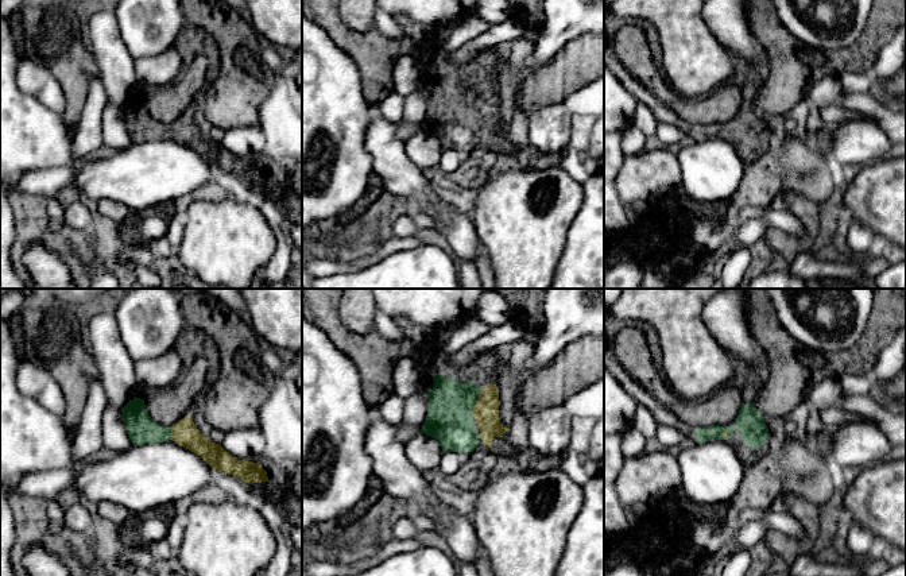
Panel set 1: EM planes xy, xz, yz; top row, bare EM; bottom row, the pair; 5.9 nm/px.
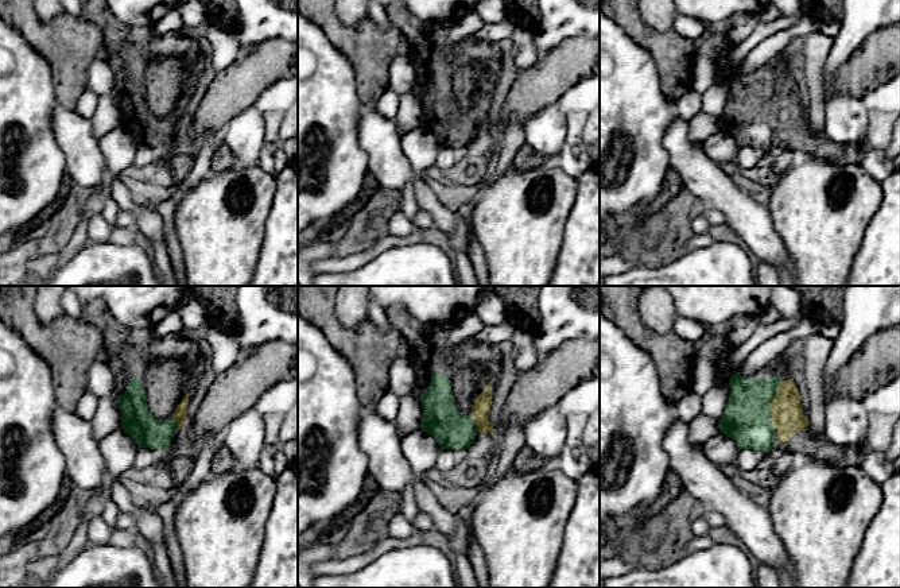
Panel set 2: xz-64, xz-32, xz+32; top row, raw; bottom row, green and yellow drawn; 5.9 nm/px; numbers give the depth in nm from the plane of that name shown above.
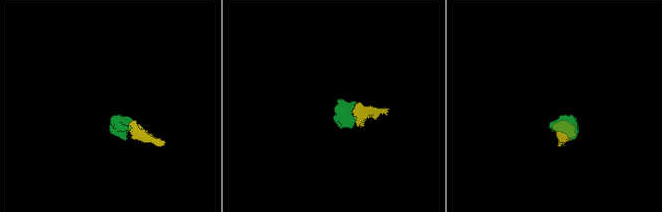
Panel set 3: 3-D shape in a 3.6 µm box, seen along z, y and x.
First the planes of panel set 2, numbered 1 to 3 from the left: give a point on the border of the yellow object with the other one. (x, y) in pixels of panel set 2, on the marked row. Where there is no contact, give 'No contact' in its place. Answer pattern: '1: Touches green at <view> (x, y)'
1: Touches green at xz-64 (175, 421)
2: Touches green at xz-32 (473, 422)
3: Touches green at xz+32 (774, 397)

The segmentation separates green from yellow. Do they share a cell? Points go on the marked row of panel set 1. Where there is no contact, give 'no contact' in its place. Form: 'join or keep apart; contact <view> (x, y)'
join; contact xz (473, 405)

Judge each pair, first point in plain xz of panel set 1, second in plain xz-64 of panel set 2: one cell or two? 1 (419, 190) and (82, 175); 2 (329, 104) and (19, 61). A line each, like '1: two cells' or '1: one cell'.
1: one cell
2: one cell

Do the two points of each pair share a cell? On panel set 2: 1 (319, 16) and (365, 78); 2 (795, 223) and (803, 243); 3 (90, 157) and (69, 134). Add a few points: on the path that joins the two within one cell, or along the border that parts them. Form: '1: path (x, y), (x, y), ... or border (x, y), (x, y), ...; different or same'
1: path (336, 30), (365, 62); same
2: path (800, 228), (803, 238); same
3: path (85, 151), (74, 139); same

